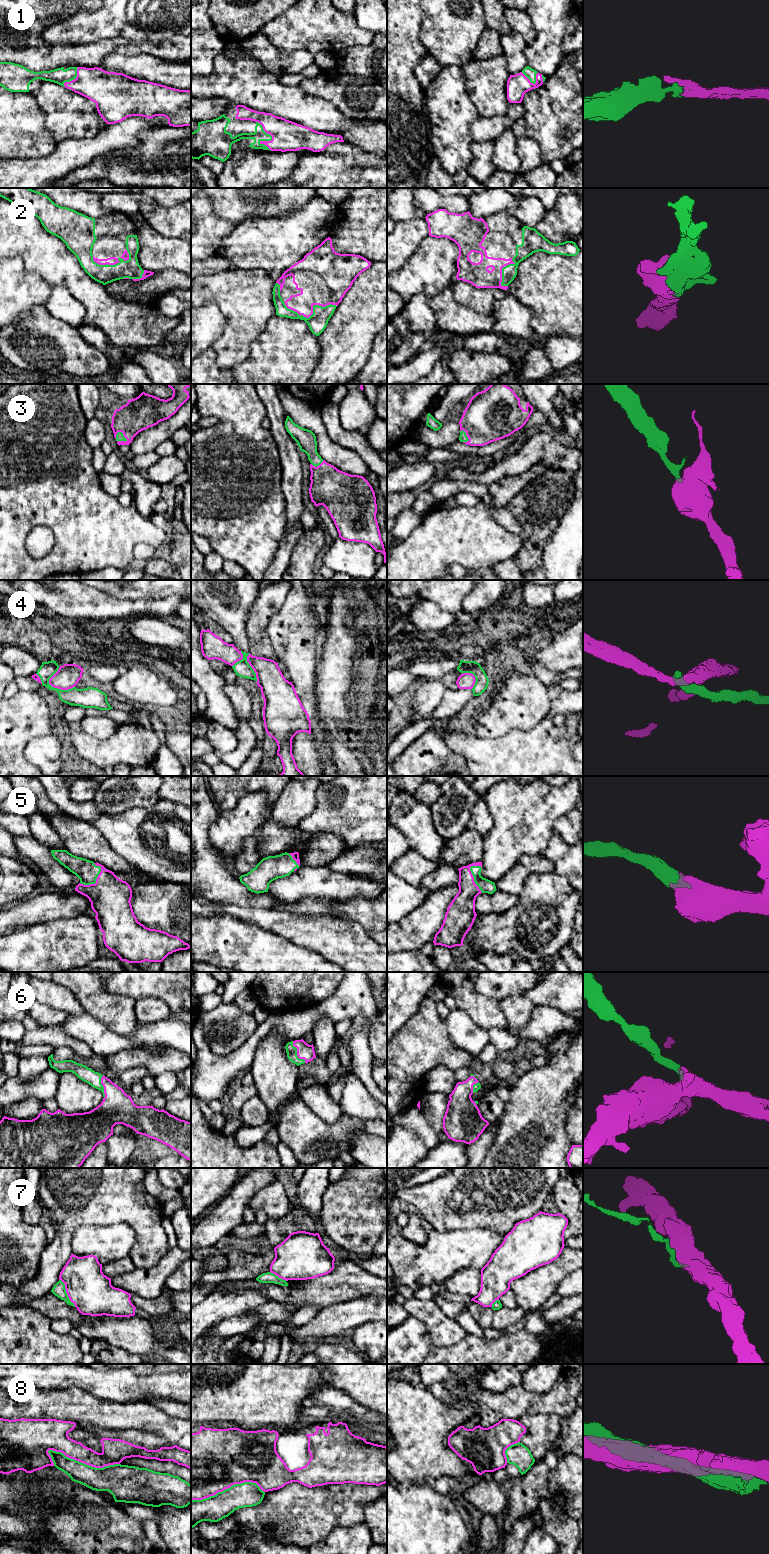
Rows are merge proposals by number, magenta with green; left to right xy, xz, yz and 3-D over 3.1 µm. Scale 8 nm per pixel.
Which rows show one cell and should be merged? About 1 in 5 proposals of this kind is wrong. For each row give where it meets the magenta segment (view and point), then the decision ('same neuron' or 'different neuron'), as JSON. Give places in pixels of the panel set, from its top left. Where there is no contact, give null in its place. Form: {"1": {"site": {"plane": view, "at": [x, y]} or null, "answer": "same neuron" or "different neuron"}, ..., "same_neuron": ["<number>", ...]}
{"1": {"site": {"plane": "xz", "at": [271, 140]}, "answer": "same neuron"}, "2": {"site": {"plane": "yz", "at": [501, 270]}, "answer": "same neuron"}, "3": {"site": {"plane": "xy", "at": [123, 434]}, "answer": "same neuron"}, "4": {"site": {"plane": "xy", "at": [60, 688]}, "answer": "different neuron"}, "5": {"site": {"plane": "xy", "at": [96, 882]}, "answer": "same neuron"}, "6": {"site": {"plane": "xz", "at": [297, 1053]}, "answer": "same neuron"}, "7": {"site": {"plane": "xy", "at": [66, 1292]}, "answer": "different neuron"}, "8": {"site": {"plane": "xy", "at": [83, 1462]}, "answer": "different neuron"}, "same_neuron": ["1", "2", "3", "5", "6"]}

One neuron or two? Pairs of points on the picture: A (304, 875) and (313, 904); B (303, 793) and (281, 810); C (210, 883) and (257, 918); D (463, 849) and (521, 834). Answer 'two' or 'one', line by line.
A: two
B: one
C: two
D: two

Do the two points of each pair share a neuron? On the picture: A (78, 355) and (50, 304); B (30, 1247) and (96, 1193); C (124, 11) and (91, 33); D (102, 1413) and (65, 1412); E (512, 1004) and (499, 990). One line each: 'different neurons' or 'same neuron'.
A: different neurons
B: different neurons
C: same neuron
D: same neuron
E: different neurons

